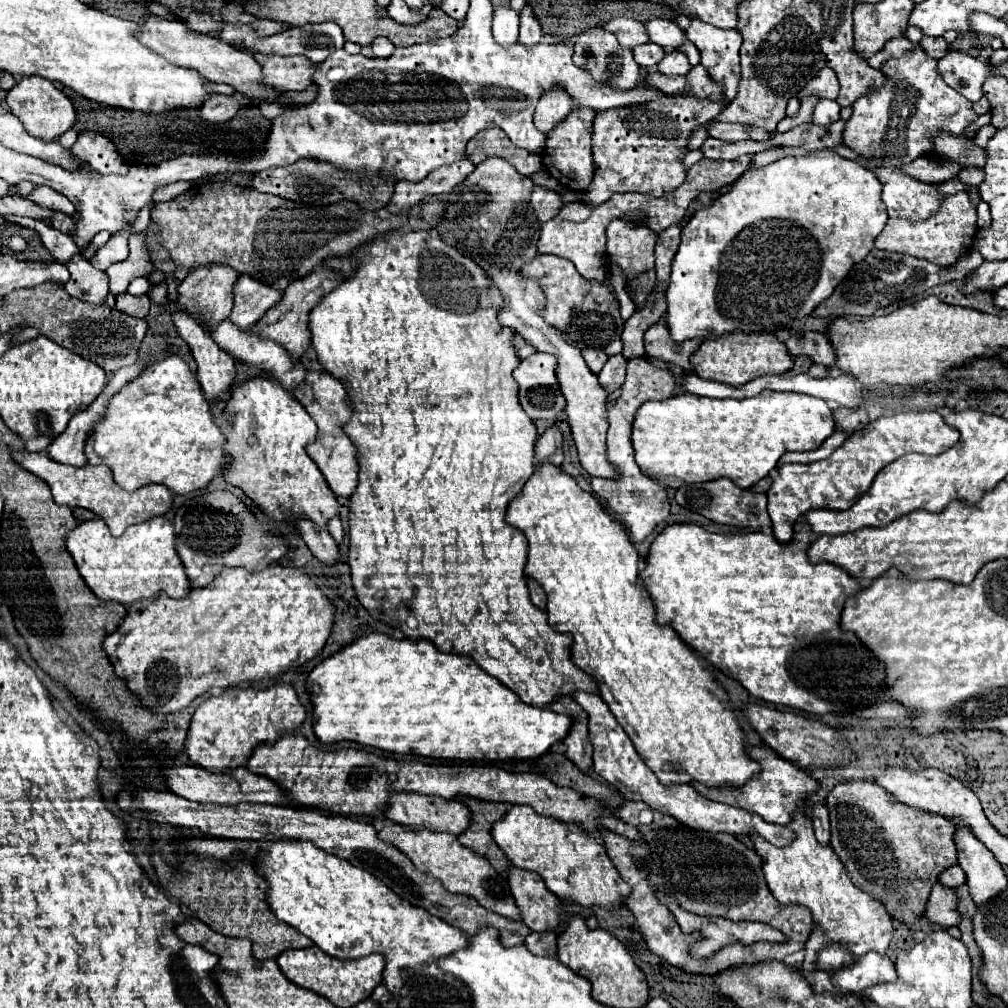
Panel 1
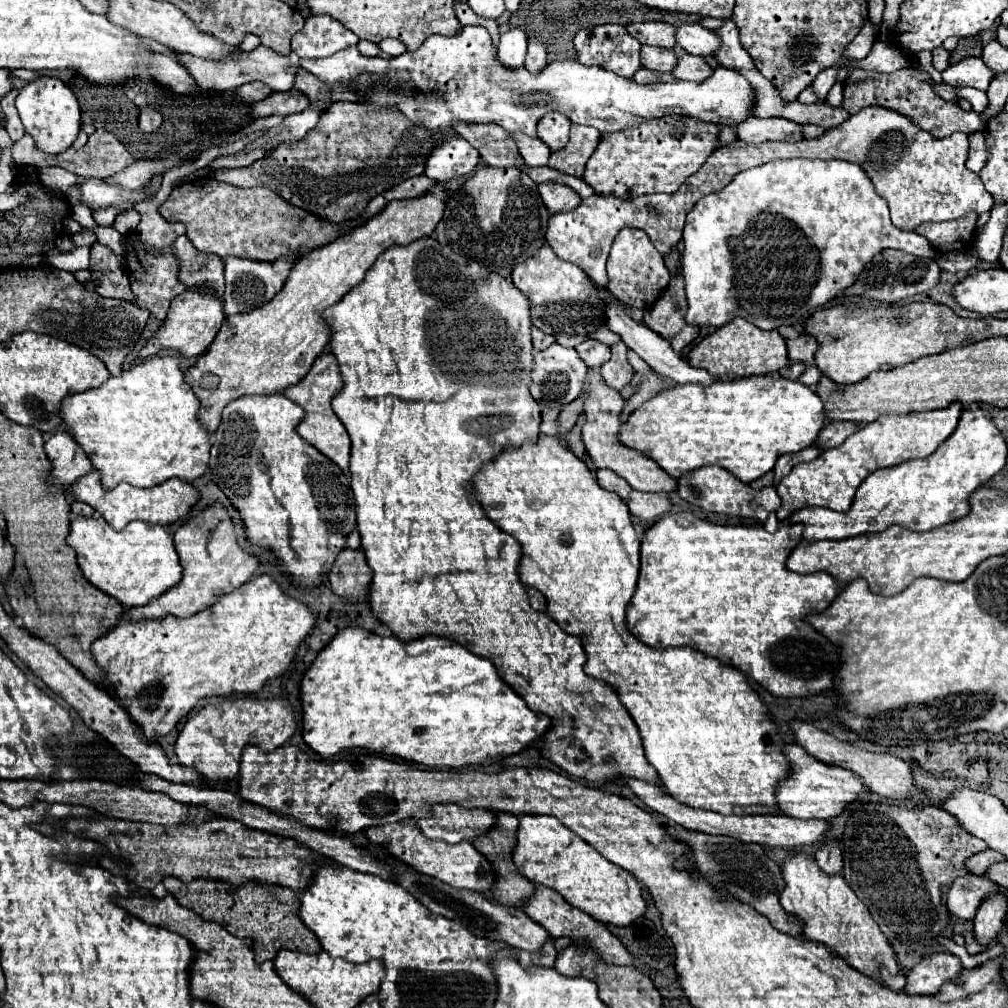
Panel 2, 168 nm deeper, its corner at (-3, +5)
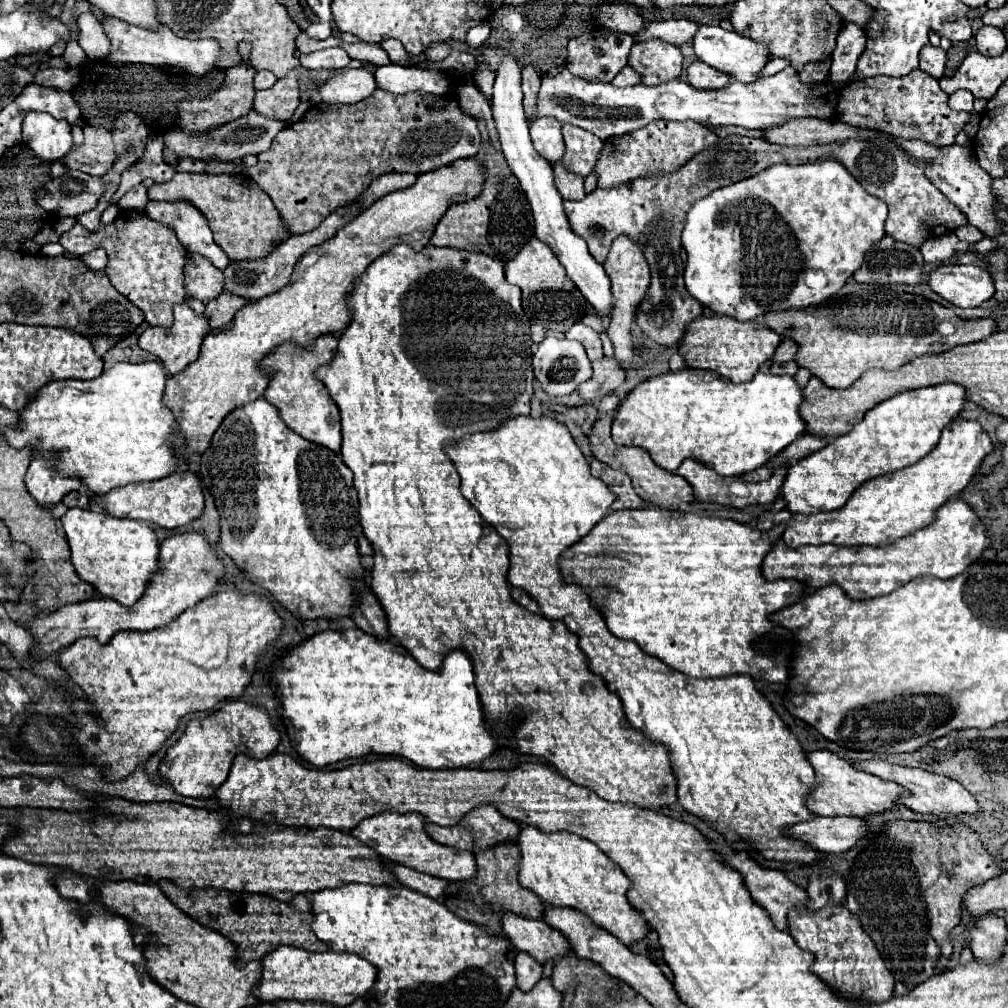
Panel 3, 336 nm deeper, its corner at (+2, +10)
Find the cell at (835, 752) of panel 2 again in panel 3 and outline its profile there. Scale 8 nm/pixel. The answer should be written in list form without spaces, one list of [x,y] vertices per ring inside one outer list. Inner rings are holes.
[[[866,760],[866,762],[852,762],[852,766],[858,766],[860,770],[866,770],[870,774],[876,774],[884,780],[892,780],[896,782],[898,786],[906,788],[908,796],[902,796],[902,804],[908,806],[910,810],[914,812],[920,812],[920,814],[932,814],[940,820],[946,820],[946,818],[956,818],[960,814],[980,814],[982,808],[980,804],[976,802],[976,798],[956,780],[952,778],[946,778],[946,776],[938,776],[938,774],[932,774],[932,772],[926,772],[926,770],[920,770],[920,768],[904,768],[904,766],[894,766],[894,764],[888,764],[888,762],[880,762],[880,760]]]

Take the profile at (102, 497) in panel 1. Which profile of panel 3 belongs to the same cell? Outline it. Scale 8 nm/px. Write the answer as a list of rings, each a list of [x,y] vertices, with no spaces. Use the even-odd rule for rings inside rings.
[[[180,470],[152,482],[122,486],[102,496],[102,500],[106,502],[106,510],[116,518],[144,520],[166,530],[188,526],[192,520],[196,520],[204,512],[204,494],[200,492],[200,480],[190,470]]]

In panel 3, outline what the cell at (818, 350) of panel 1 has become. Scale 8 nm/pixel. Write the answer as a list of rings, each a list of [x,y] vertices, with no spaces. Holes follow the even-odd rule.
[[[784,338],[784,340],[780,342],[780,346],[776,348],[776,352],[774,352],[774,356],[772,356],[772,362],[778,362],[778,364],[790,362],[790,360],[794,360],[796,352],[798,352],[798,346],[794,344],[794,340]]]

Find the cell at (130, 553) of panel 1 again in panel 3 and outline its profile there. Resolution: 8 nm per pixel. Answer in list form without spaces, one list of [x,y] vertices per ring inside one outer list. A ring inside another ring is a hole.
[[[68,508],[68,512],[62,516],[62,524],[66,528],[66,538],[72,550],[72,564],[76,568],[76,574],[94,586],[94,590],[102,598],[110,598],[122,606],[132,606],[142,594],[144,588],[150,580],[150,576],[158,570],[158,540],[154,530],[146,522],[138,520],[128,520],[128,518],[114,518],[106,512],[92,512],[92,510],[82,510],[82,508]]]

